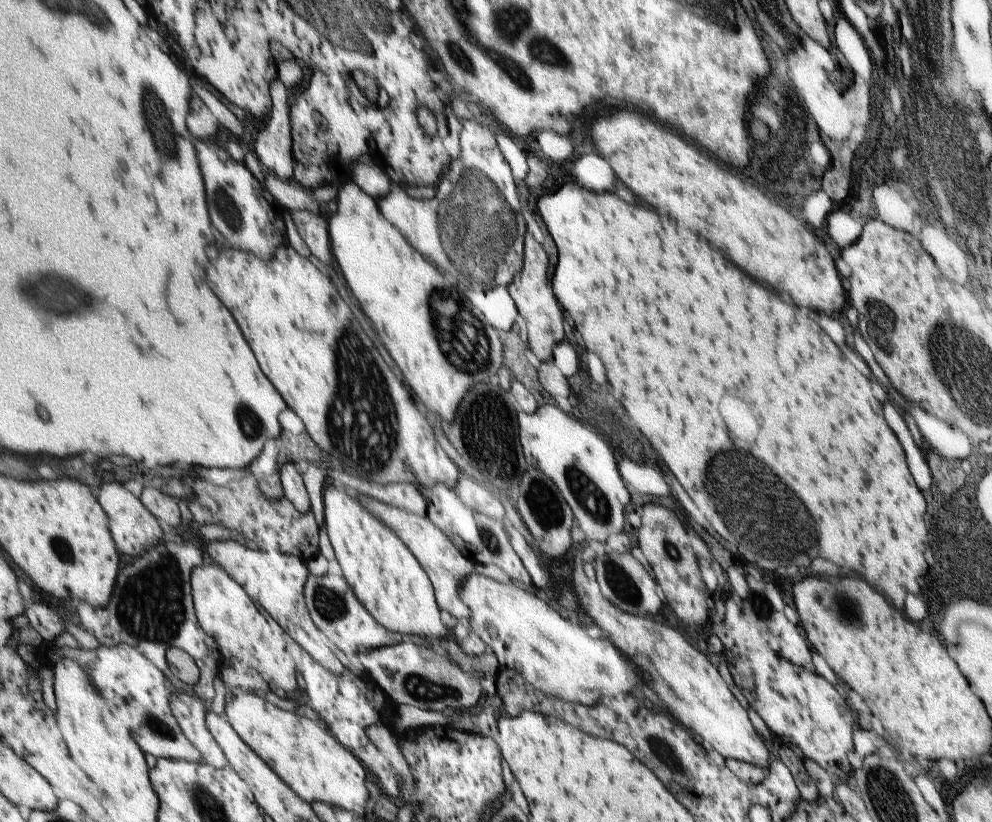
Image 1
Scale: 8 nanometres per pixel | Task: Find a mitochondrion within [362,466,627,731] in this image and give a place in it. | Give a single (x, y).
(546, 510)

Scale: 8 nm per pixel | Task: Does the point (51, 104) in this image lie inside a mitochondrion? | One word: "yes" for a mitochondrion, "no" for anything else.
no

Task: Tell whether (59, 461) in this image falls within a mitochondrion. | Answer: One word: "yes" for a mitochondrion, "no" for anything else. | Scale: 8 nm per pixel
no

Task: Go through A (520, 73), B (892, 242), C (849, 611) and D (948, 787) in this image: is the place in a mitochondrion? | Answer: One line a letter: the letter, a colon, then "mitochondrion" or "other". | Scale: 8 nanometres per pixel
A: mitochondrion
B: other
C: mitochondrion
D: other

